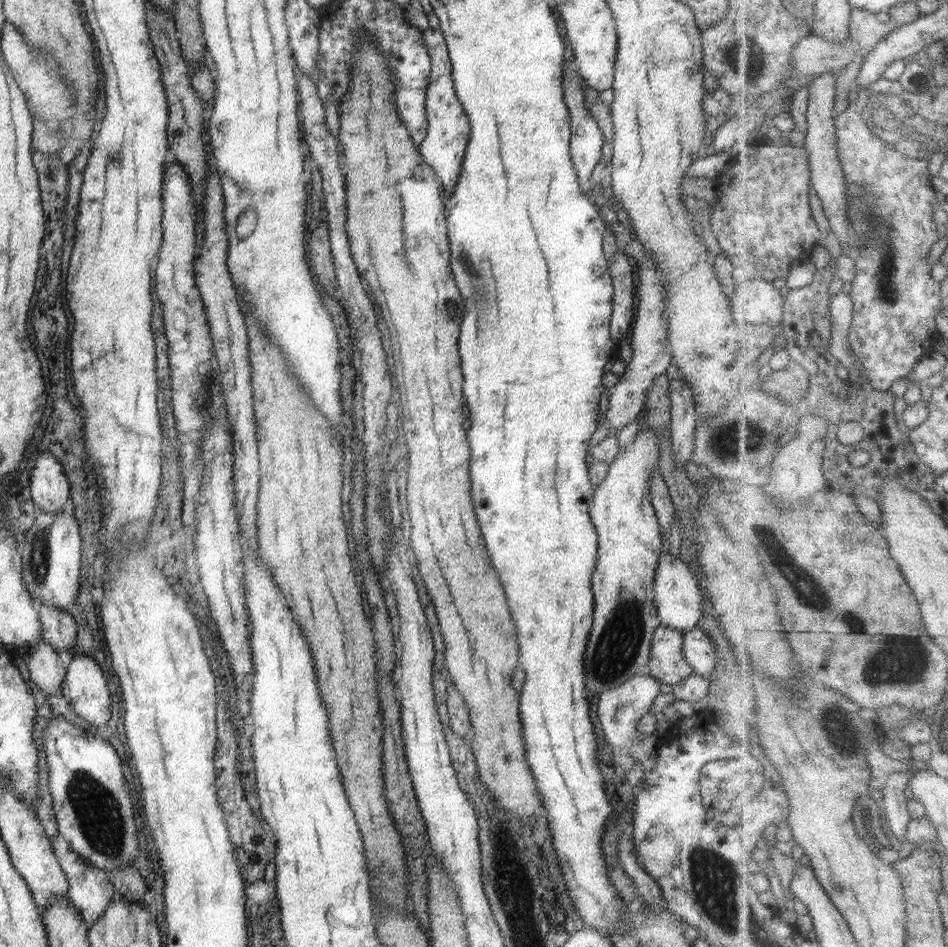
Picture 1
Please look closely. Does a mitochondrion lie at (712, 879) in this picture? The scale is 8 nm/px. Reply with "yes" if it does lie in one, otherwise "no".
yes

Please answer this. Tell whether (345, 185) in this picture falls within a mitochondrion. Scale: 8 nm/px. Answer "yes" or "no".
no

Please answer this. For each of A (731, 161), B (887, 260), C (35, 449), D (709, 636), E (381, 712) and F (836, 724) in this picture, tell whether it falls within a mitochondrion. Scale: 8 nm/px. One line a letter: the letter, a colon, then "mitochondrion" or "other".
A: other
B: mitochondrion
C: other
D: other
E: other
F: mitochondrion

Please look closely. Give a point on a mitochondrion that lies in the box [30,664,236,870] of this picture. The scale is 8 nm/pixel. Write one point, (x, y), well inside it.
(98, 814)

